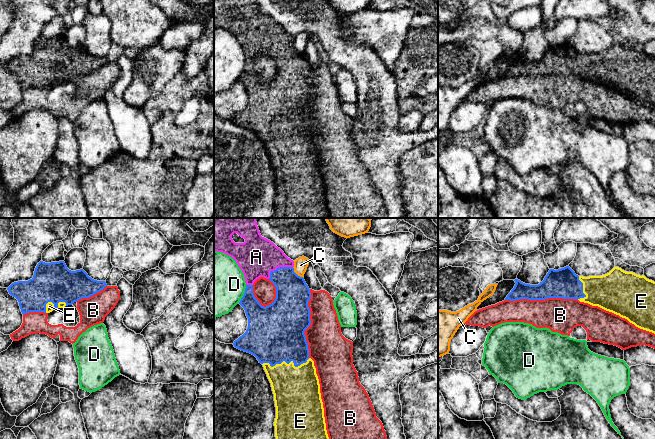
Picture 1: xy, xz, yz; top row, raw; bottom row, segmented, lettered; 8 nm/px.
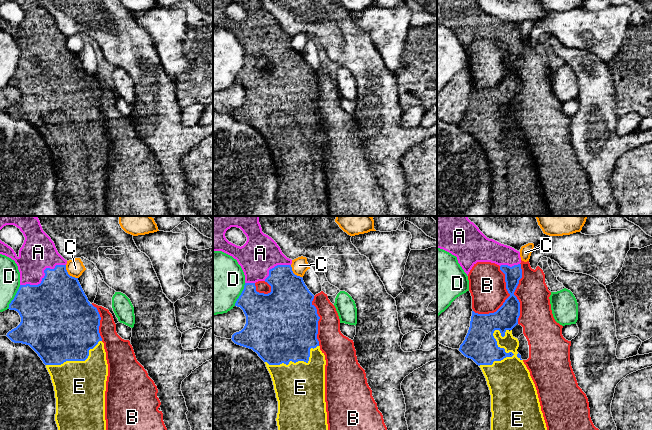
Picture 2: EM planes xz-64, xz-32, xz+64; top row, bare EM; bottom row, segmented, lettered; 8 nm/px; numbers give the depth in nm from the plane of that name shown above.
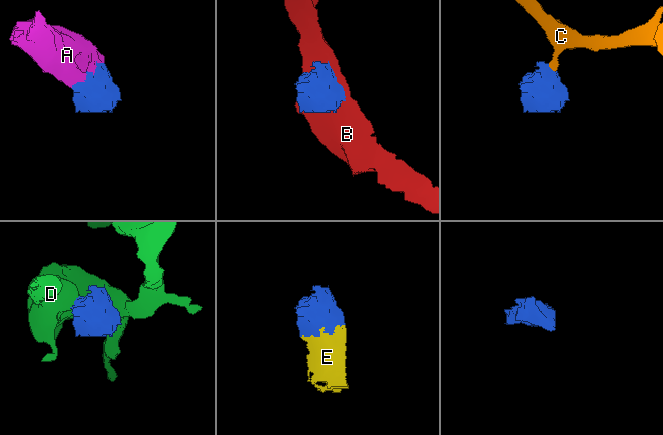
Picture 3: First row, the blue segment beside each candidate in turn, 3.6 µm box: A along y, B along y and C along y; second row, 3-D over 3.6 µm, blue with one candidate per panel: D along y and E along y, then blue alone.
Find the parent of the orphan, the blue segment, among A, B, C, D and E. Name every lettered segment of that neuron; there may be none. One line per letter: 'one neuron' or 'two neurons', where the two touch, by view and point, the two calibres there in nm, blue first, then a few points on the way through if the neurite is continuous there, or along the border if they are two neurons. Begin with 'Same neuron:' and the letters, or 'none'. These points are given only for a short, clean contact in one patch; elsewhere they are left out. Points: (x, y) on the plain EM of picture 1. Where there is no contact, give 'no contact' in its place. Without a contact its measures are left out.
Same neuron: A, E
A: one neuron; contact xz (279, 43); calibres 280 and 320 nm
B: two neurons; contact yz (541, 75); calibres 240 and 280 nm
C: two neurons; contact xz (295, 49); calibres 280 and 110 nm; border xz (292, 43), (302, 53)
D: two neurons; contact xz (244, 70); calibres 220 and 480 nm; border xz (246, 61), (245, 68), (238, 78)
E: one neuron; contact xz (286, 138); calibres 460 and 380 nm

